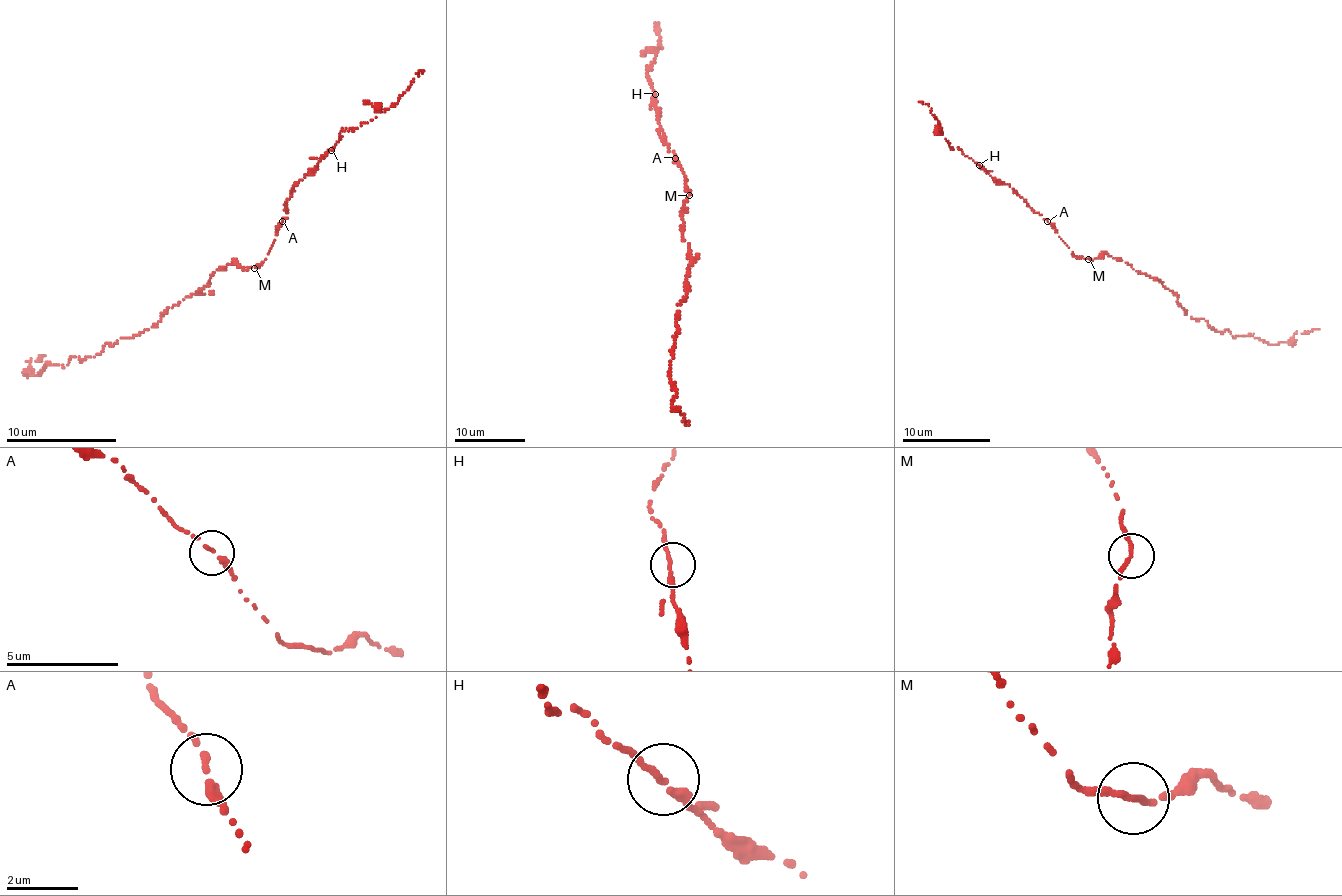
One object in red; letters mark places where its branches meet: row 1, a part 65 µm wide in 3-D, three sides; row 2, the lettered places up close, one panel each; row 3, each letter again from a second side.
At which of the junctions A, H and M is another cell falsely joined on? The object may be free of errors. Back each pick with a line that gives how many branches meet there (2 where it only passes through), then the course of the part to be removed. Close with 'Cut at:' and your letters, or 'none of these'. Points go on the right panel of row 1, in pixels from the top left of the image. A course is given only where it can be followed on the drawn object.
Cut at: none of these

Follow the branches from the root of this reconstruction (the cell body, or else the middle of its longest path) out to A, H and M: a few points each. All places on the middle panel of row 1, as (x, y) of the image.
A: (683, 216), (689, 192), (675, 158)
H: (683, 216), (689, 192), (672, 151), (664, 143), (659, 131), (655, 94)
M: (683, 216), (689, 195)

